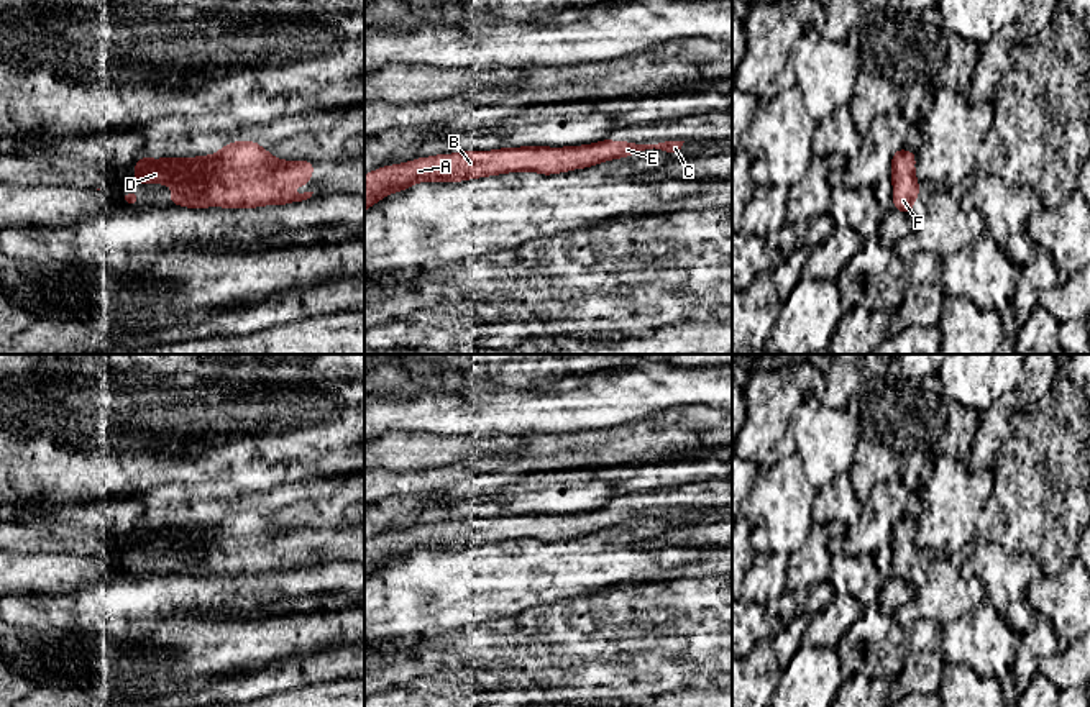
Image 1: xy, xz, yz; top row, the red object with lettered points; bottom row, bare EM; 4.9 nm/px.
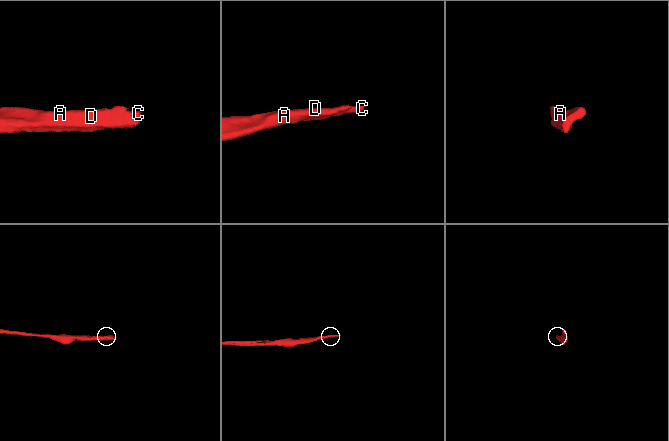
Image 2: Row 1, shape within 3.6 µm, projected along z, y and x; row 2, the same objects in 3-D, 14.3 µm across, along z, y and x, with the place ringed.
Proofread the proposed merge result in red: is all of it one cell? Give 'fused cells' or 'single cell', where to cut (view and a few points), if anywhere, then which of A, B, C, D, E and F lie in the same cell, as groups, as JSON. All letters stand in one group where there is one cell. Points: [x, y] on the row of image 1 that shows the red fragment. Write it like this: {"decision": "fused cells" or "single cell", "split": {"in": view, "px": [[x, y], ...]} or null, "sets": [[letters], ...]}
{"decision": "single cell", "split": null, "sets": [["A", "B", "C", "D", "E", "F"]]}

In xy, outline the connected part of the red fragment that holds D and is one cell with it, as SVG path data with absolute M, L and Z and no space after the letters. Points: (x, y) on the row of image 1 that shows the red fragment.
M235 141L213 156L140 157L133 180L172 187L167 202L181 207L254 208L310 198L314 192L292 195L291 187L309 184L312 174L312 161L281 161L256 141Z

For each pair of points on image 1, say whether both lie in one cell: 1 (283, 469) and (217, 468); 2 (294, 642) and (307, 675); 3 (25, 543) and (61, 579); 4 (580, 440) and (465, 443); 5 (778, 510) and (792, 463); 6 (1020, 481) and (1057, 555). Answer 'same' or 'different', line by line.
1: same
2: different
3: different
4: different
5: same
6: same

